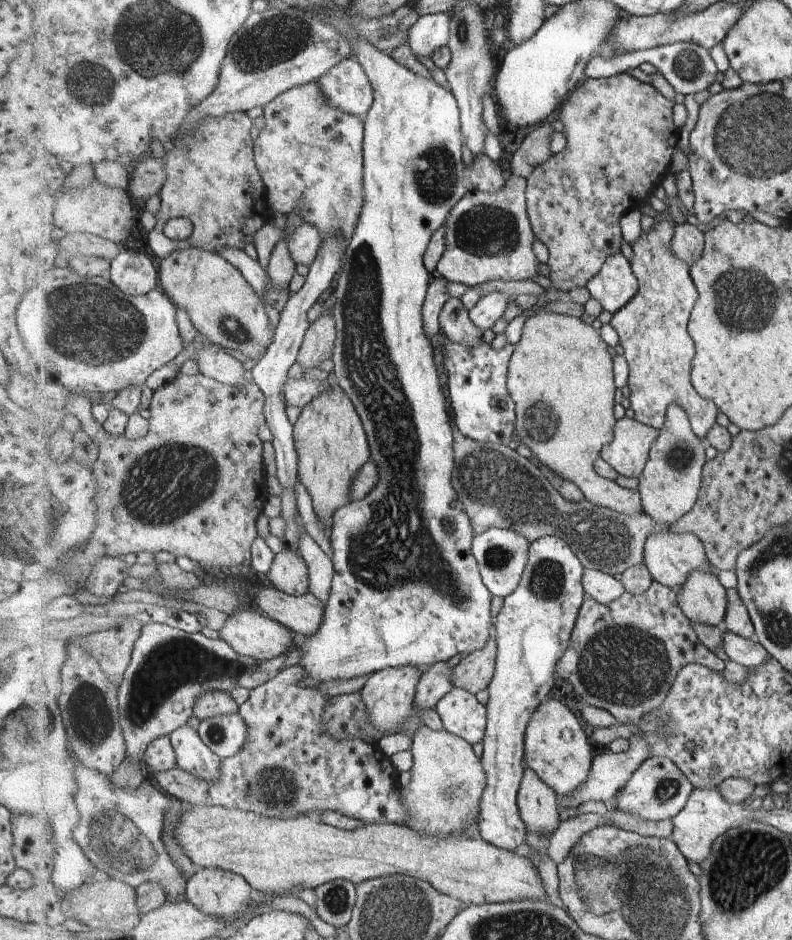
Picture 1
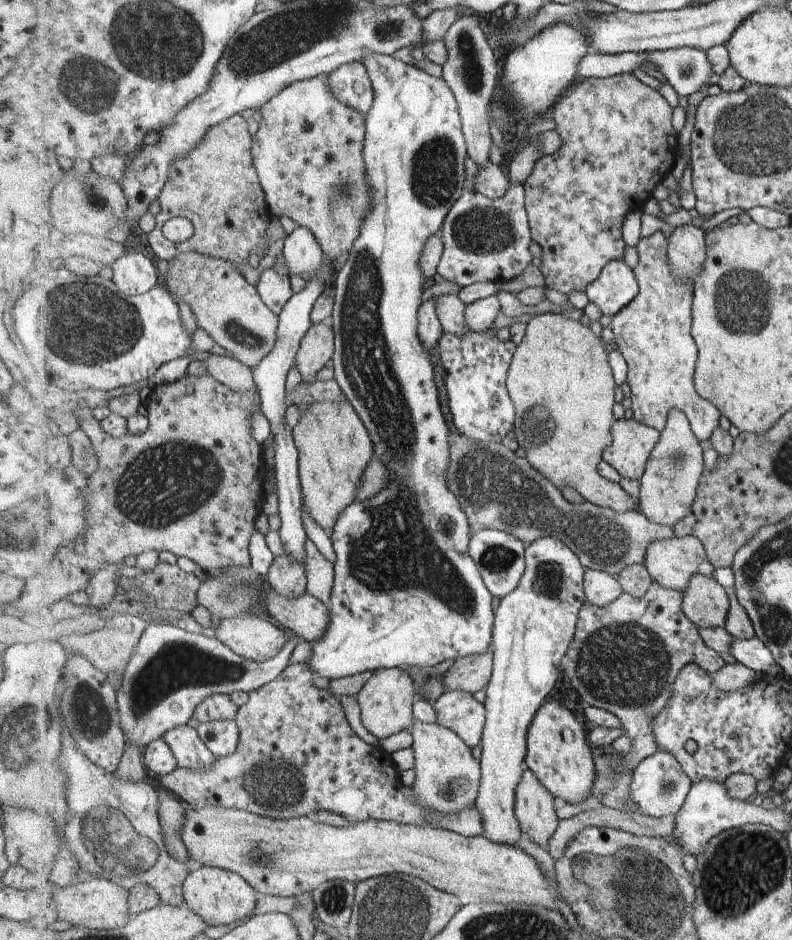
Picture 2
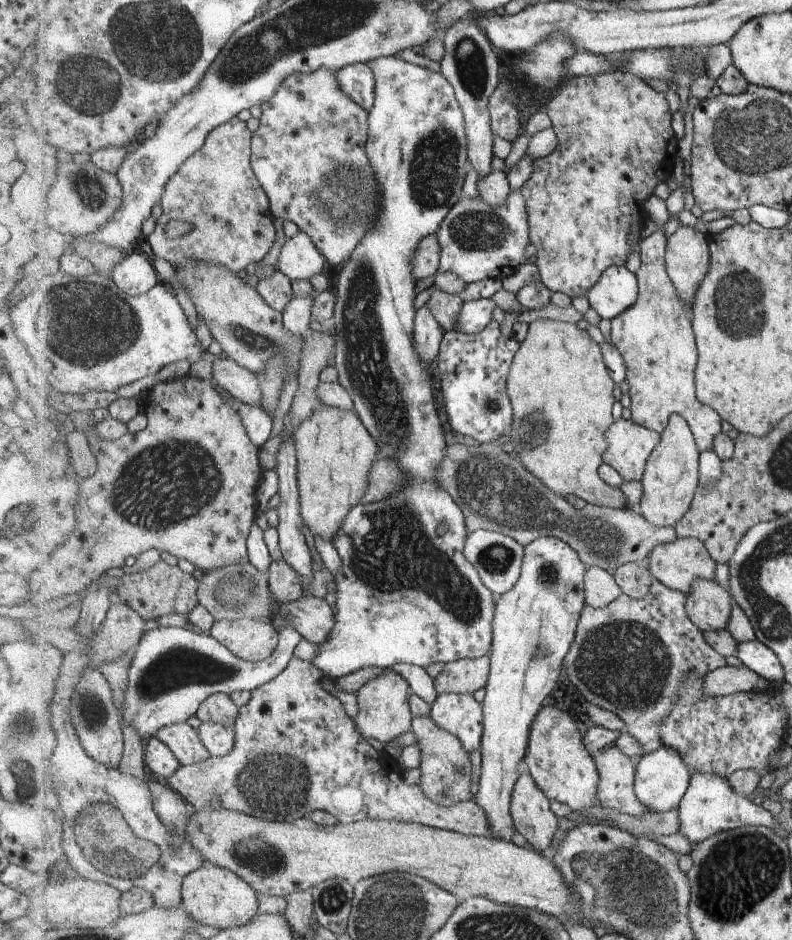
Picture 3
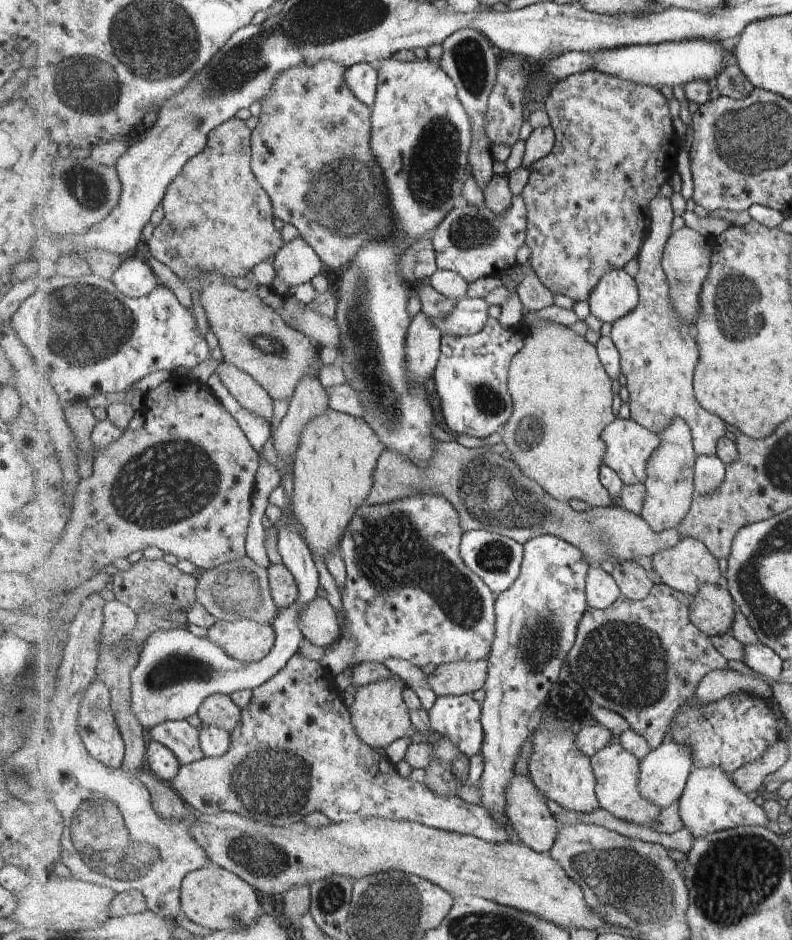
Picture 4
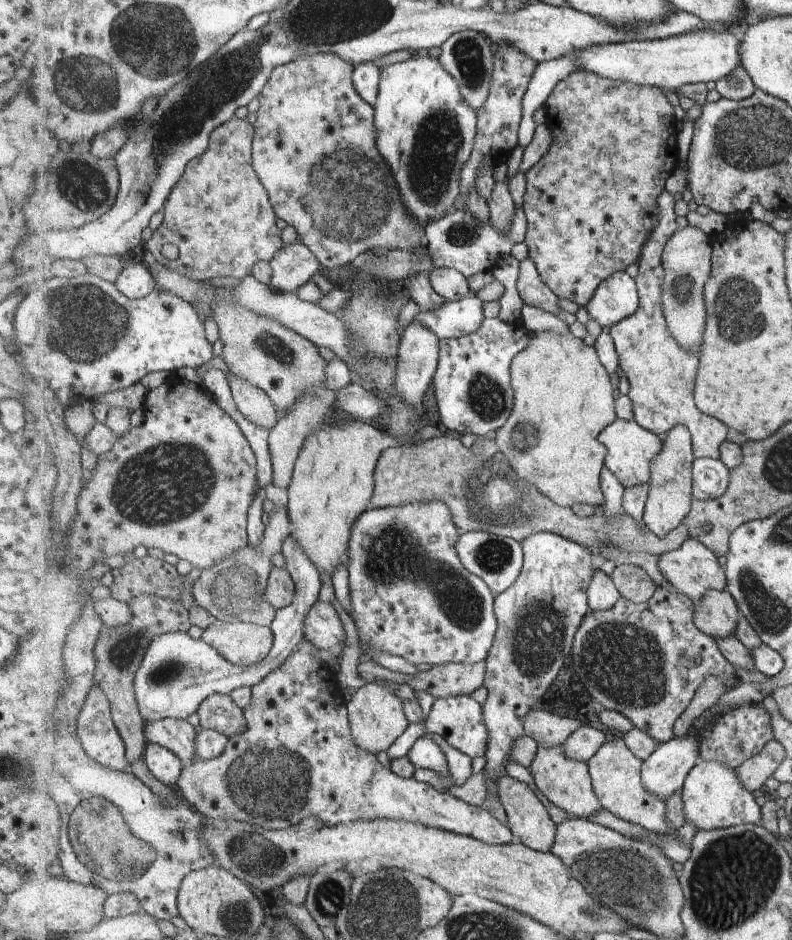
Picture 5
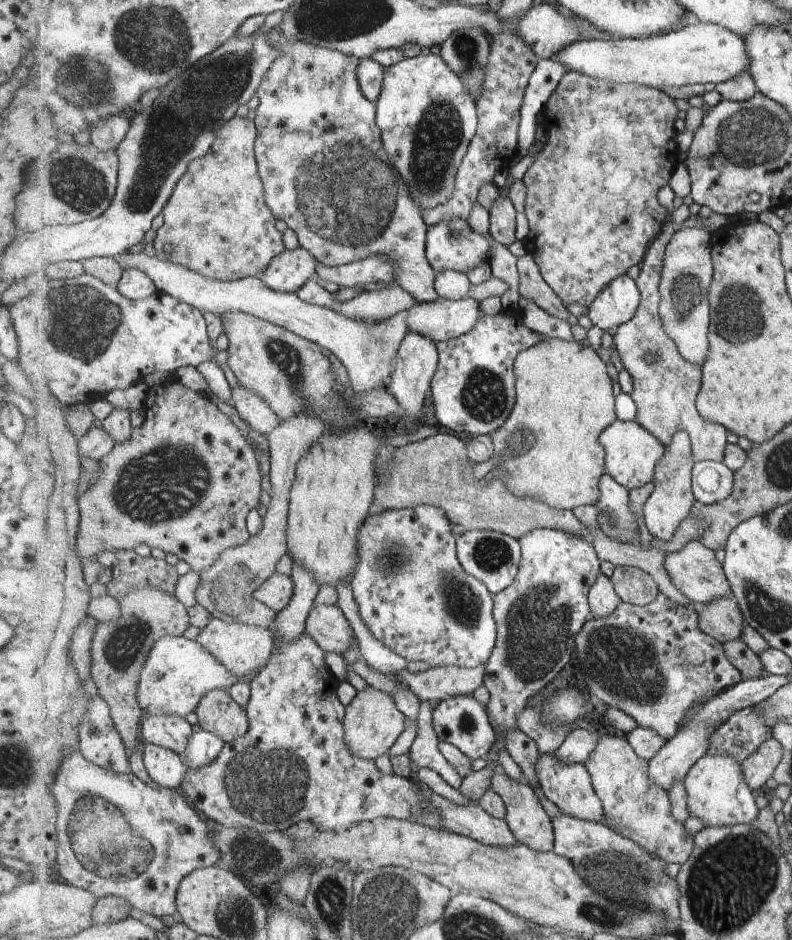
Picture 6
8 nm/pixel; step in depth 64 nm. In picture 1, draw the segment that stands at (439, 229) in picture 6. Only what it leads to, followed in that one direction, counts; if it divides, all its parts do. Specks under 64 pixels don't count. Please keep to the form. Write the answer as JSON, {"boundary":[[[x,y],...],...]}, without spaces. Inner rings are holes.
{"boundary":[[[511,175],[499,192],[469,189],[451,211],[447,224],[447,248],[438,272],[450,282],[467,287],[489,280],[531,280],[541,277],[537,254],[533,250],[535,232],[528,214],[528,178]]]}

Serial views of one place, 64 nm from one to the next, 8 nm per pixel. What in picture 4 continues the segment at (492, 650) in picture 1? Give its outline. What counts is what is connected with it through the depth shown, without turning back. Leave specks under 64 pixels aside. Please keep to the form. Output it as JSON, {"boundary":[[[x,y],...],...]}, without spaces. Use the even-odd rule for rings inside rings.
{"boundary":[[[488,658],[453,661],[438,666],[429,675],[429,684],[438,696],[471,695],[483,689],[488,677]]]}

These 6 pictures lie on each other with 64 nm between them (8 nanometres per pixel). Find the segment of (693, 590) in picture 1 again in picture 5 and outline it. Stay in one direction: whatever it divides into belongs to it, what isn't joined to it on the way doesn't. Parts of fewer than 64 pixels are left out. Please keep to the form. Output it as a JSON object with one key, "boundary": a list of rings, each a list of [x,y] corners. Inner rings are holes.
{"boundary":[[[709,590],[697,602],[693,618],[705,634],[716,639],[729,638],[737,632],[741,612],[732,592]]]}

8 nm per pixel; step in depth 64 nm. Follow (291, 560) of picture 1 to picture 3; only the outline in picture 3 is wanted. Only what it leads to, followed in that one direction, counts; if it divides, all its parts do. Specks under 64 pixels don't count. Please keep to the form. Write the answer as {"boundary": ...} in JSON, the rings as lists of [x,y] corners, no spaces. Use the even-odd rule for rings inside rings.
{"boundary":[[[284,558],[273,561],[269,573],[270,590],[280,604],[295,602],[305,594],[303,578]]]}

